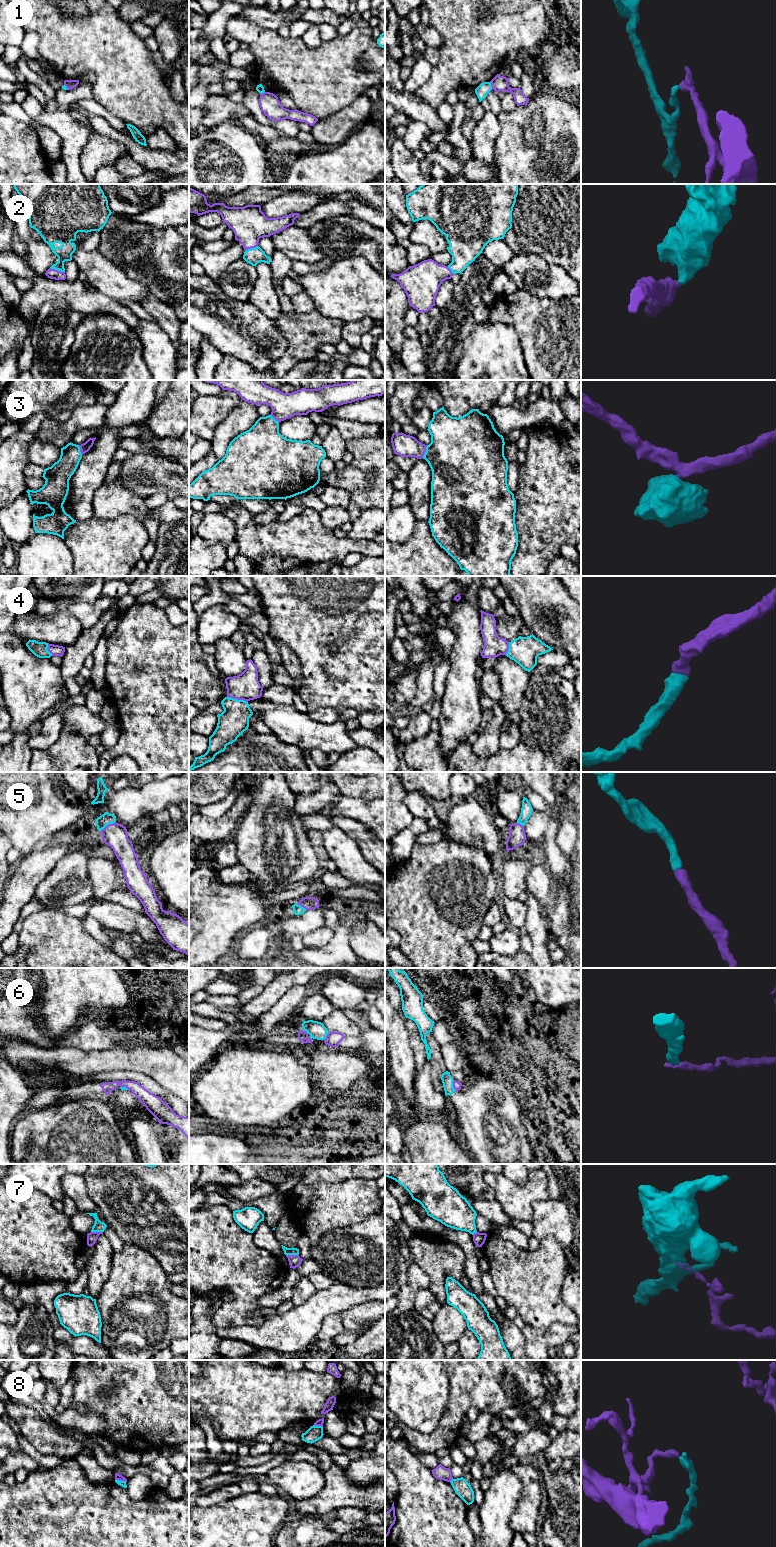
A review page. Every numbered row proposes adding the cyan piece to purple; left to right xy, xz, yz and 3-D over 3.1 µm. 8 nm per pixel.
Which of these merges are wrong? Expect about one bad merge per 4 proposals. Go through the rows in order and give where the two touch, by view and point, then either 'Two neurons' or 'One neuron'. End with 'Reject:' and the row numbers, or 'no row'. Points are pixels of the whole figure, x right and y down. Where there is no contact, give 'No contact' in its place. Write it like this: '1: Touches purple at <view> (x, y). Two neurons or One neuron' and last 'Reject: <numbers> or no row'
1: Touches purple at yz (491, 85). Two neurons
2: Touches purple at xy (57, 270). One neuron
3: Touches purple at yz (425, 451). One neuron
4: Touches purple at xz (237, 699). One neuron
5: Touches purple at xy (107, 825). One neuron
6: Touches purple at yz (453, 1085). One neuron
7: Touches purple at xz (292, 1255). Two neurons
8: Touches purple at yz (451, 1479). Two neurons
Reject: 1, 7, 8

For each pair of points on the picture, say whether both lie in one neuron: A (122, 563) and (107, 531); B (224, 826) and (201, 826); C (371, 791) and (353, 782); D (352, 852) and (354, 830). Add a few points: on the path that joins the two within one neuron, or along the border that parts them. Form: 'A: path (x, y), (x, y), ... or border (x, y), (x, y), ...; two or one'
A: path (114, 555), (107, 548), (107, 539); one
B: path (218, 826), (207, 826); one
C: path (367, 787), (357, 786); one
D: border (334, 824), (342, 828), (357, 842), (365, 857); two

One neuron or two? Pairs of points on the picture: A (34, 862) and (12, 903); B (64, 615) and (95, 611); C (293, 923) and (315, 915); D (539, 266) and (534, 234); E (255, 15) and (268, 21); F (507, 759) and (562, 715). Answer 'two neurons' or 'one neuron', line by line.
A: one neuron
B: two neurons
C: one neuron
D: two neurons
E: one neuron
F: one neuron

